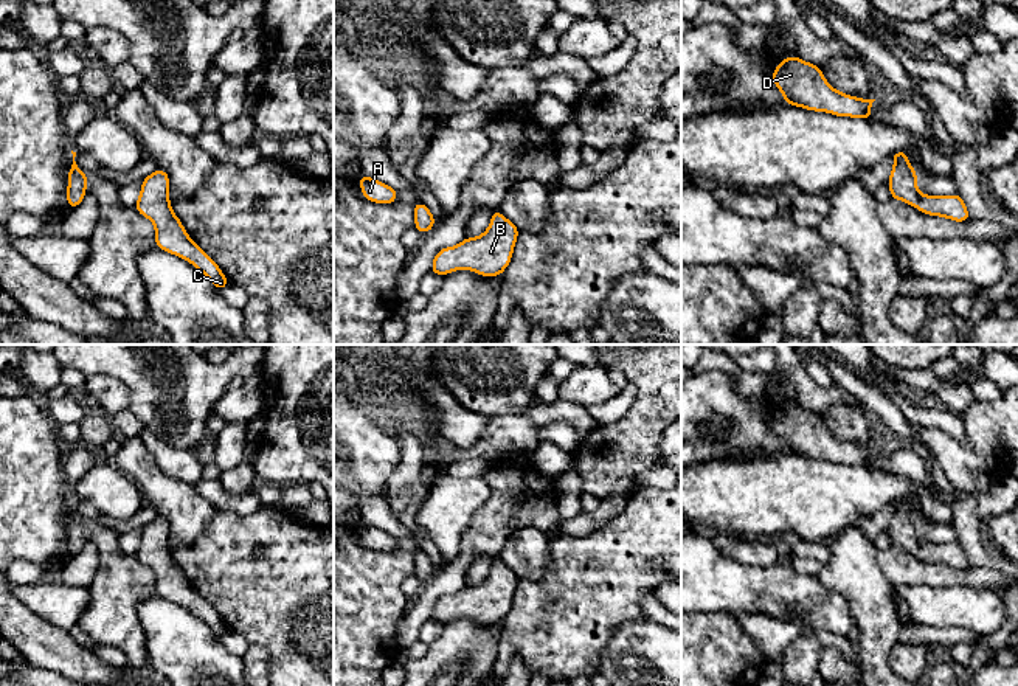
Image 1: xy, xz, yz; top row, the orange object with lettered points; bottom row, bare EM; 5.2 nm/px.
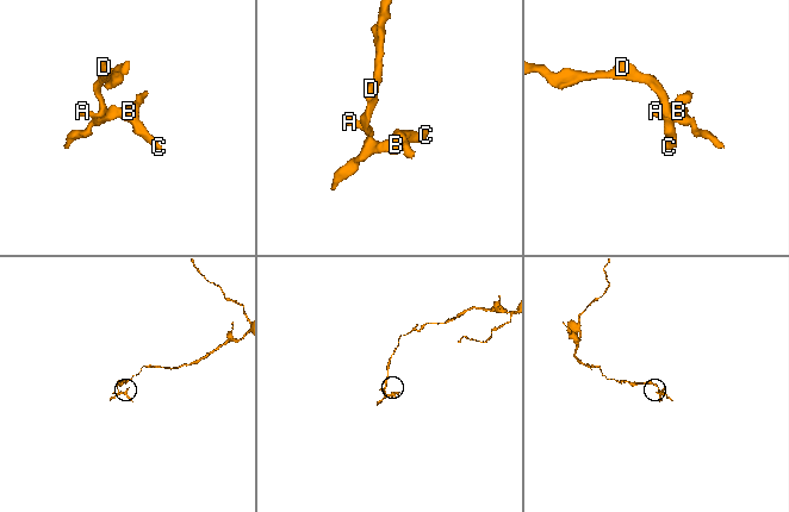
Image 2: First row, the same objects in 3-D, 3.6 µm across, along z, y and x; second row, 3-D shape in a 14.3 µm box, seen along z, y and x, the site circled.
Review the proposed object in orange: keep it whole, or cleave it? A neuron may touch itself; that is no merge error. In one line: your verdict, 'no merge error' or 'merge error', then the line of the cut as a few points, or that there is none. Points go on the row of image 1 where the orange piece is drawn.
no merge error; no cut

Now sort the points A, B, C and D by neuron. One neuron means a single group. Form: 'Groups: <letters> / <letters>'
Groups: A B C D

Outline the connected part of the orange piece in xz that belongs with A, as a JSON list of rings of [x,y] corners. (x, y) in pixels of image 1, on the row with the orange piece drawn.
[[[366,175],[358,177],[362,196],[374,203],[394,203],[397,199],[397,191],[391,186]]]

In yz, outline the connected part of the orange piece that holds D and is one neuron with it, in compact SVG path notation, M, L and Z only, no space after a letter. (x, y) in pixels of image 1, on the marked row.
M798 56L781 61L773 70L773 84L788 106L836 116L872 120L871 107L875 99L861 99L832 88L818 65Z

